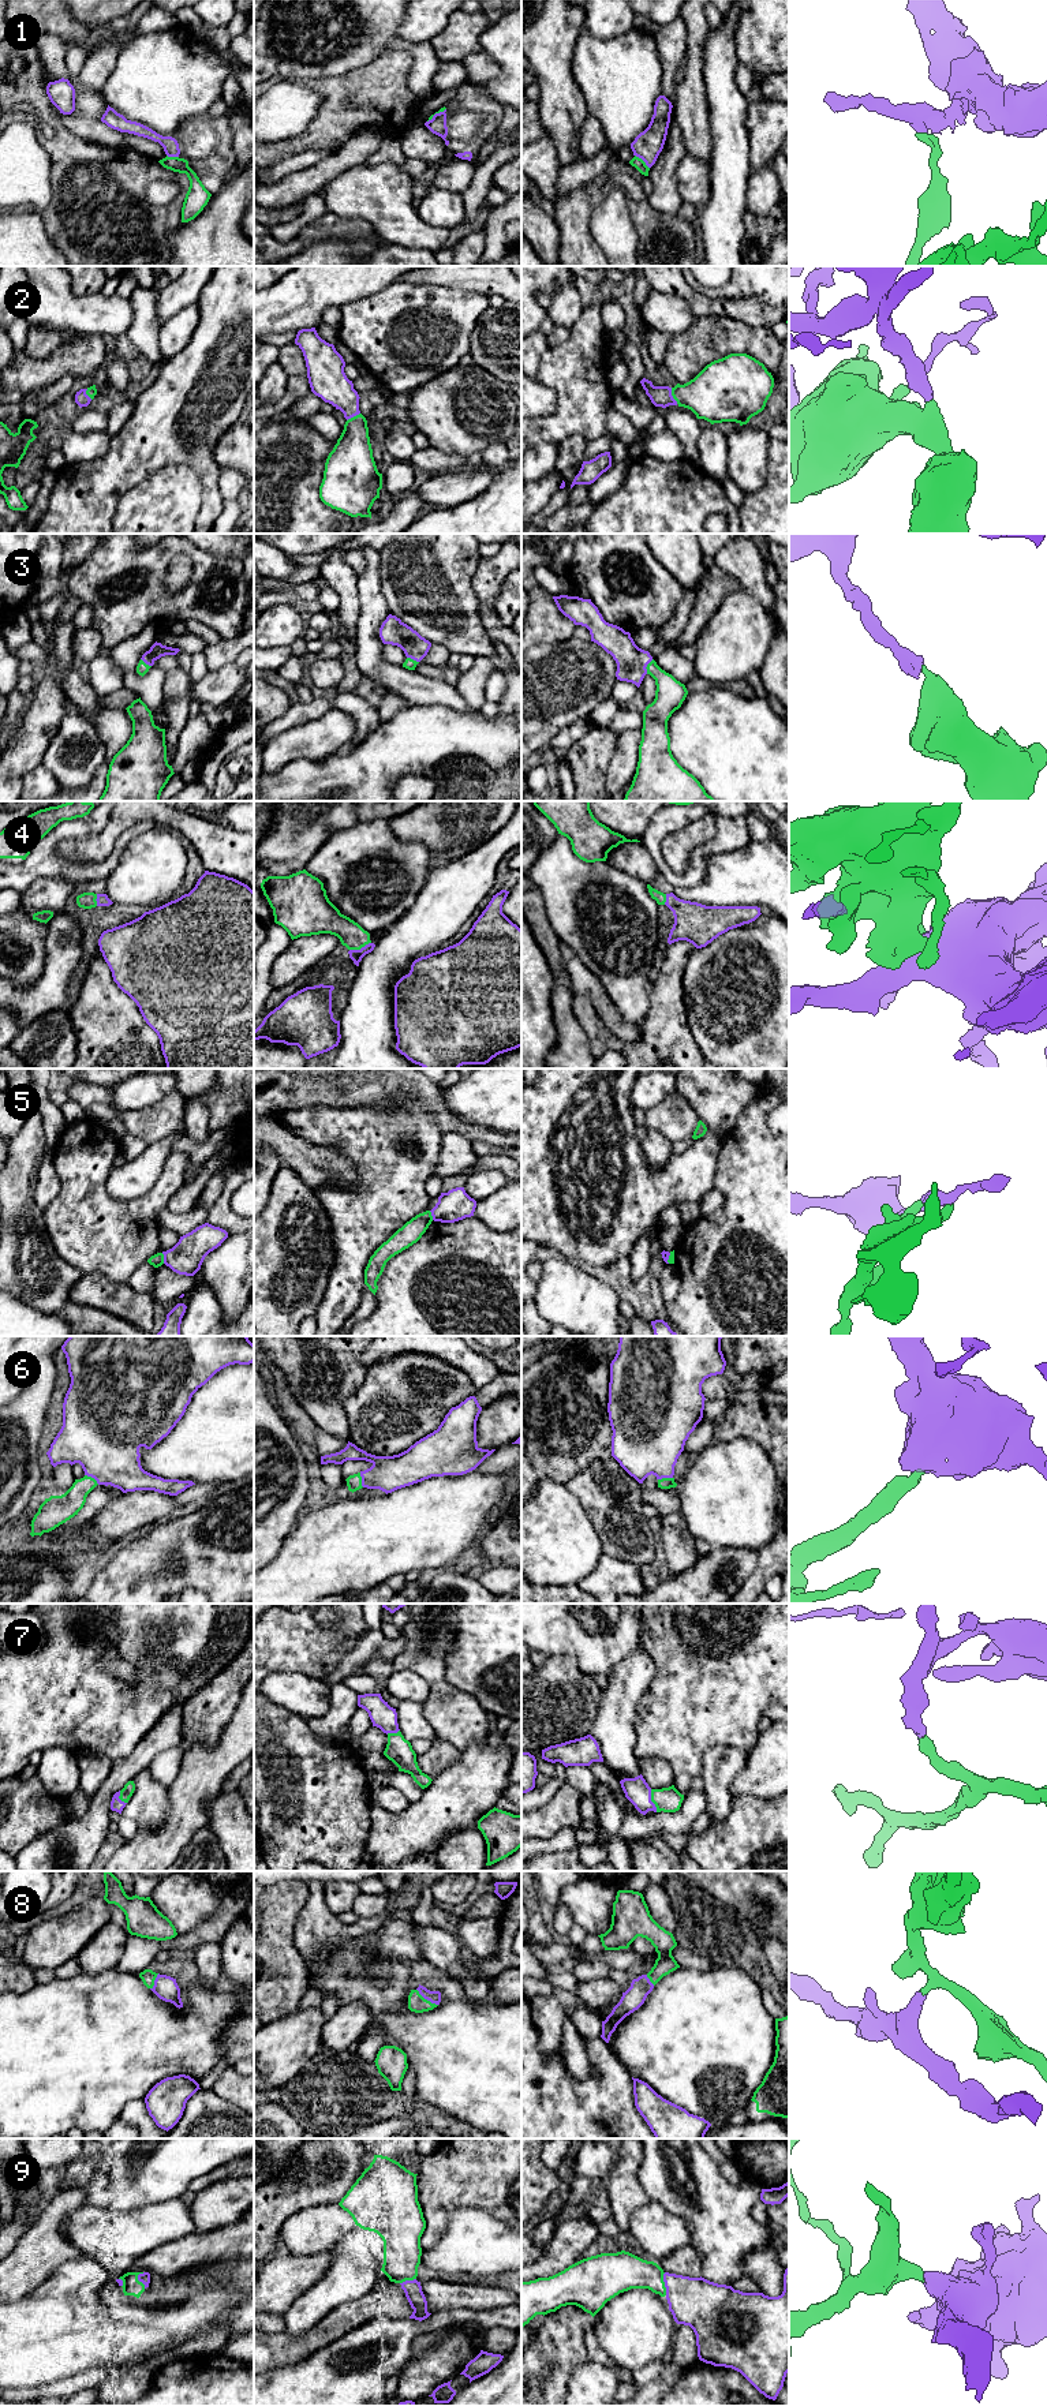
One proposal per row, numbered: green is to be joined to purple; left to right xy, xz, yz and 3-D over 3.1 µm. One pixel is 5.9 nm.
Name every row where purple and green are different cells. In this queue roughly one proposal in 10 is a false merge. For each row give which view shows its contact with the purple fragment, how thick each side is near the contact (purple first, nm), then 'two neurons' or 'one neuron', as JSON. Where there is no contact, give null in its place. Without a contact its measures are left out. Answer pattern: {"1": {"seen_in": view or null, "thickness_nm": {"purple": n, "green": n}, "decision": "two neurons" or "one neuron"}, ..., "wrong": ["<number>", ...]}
{"1": {"seen_in": "yz", "thickness_nm": {"purple": 170, "green": 70}, "decision": "two neurons"}, "2": {"seen_in": "yz", "thickness_nm": {"purple": 130, "green": 320}, "decision": "one neuron"}, "3": {"seen_in": "yz", "thickness_nm": {"purple": 180, "green": 170}, "decision": "one neuron"}, "4": {"seen_in": "xz", "thickness_nm": {"purple": 70, "green": 160}, "decision": "one neuron"}, "5": {"seen_in": "xy", "thickness_nm": {"purple": 200, "green": 80}, "decision": "two neurons"}, "6": {"seen_in": "xy", "thickness_nm": {"purple": 440, "green": 150}, "decision": "one neuron"}, "7": {"seen_in": "yz", "thickness_nm": {"purple": 150, "green": 140}, "decision": "one neuron"}, "8": {"seen_in": "xz", "thickness_nm": {"purple": 80, "green": 100}, "decision": "one neuron"}, "9": {"seen_in": "yz", "thickness_nm": {"purple": 300, "green": 220}, "decision": "one neuron"}, "wrong": ["1", "5"]}

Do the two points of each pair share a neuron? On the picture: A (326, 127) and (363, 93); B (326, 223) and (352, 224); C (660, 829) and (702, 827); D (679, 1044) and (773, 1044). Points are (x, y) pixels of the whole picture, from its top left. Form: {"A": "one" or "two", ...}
{"A": "one", "B": "one", "C": "two", "D": "two"}

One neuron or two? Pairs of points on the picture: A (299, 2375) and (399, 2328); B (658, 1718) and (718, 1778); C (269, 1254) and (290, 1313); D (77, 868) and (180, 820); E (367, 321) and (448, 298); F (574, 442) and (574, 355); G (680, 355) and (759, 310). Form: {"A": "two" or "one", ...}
{"A": "one", "B": "two", "C": "one", "D": "two", "E": "one", "F": "two", "G": "two"}

